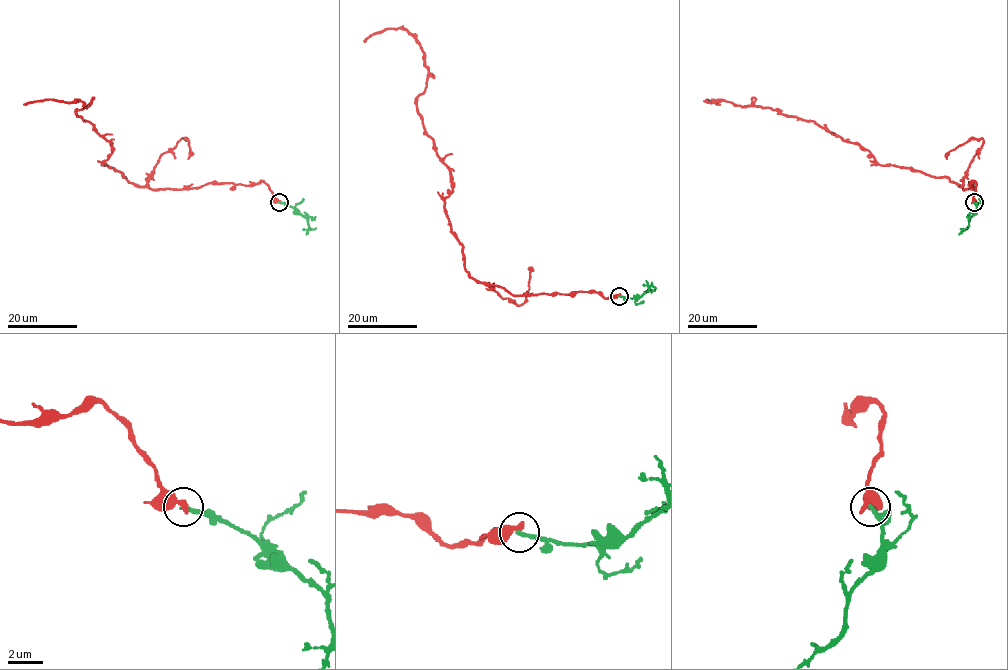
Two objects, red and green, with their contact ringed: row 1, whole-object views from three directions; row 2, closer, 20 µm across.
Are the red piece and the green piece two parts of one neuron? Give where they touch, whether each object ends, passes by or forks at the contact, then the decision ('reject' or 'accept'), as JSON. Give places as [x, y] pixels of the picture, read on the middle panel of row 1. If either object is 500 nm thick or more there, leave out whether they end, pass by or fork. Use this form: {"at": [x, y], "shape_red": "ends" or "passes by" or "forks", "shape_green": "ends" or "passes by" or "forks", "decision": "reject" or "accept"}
{"at": [619, 296], "decision": "reject"}

